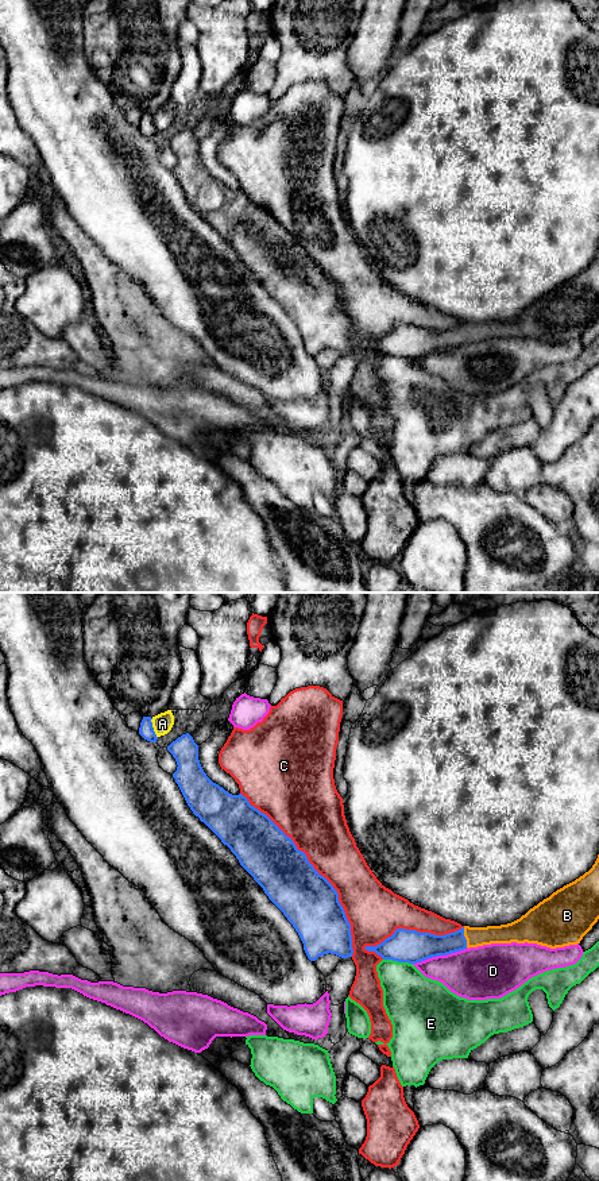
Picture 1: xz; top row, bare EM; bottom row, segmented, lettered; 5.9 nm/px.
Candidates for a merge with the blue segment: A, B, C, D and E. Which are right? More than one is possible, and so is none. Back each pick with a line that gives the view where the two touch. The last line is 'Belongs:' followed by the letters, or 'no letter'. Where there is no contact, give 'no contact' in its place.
B: contact in xz
Belongs: B

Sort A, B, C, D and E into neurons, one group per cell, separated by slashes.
A / B / C / D / E

